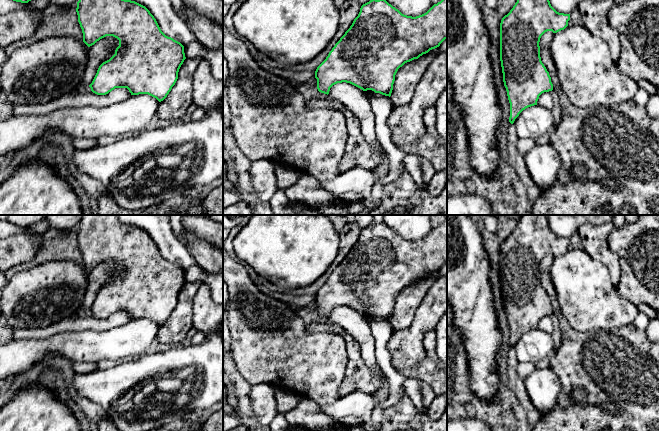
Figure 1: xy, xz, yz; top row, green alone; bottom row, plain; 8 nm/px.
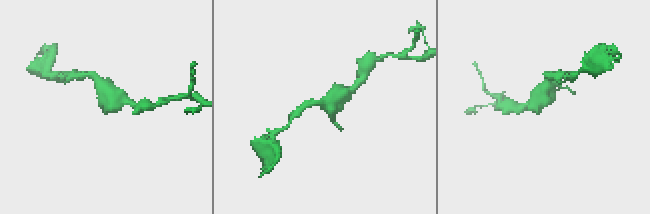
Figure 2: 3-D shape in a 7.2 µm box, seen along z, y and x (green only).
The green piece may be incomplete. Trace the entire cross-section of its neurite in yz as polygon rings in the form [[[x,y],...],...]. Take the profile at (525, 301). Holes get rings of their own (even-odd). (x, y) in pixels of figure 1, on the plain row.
[[[522,215],[517,226],[500,247],[500,285],[503,306],[510,327],[509,346],[519,338],[537,329],[539,320],[553,314],[551,301],[540,281],[540,262],[547,256],[557,257],[568,250],[570,238],[557,236],[550,228],[547,215]]]

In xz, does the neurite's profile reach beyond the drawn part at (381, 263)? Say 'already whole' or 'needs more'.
already whole

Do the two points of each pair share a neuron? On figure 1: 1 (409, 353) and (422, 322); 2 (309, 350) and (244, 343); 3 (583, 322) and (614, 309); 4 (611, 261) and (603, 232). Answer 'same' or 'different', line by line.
1: same
2: same
3: same
4: same

